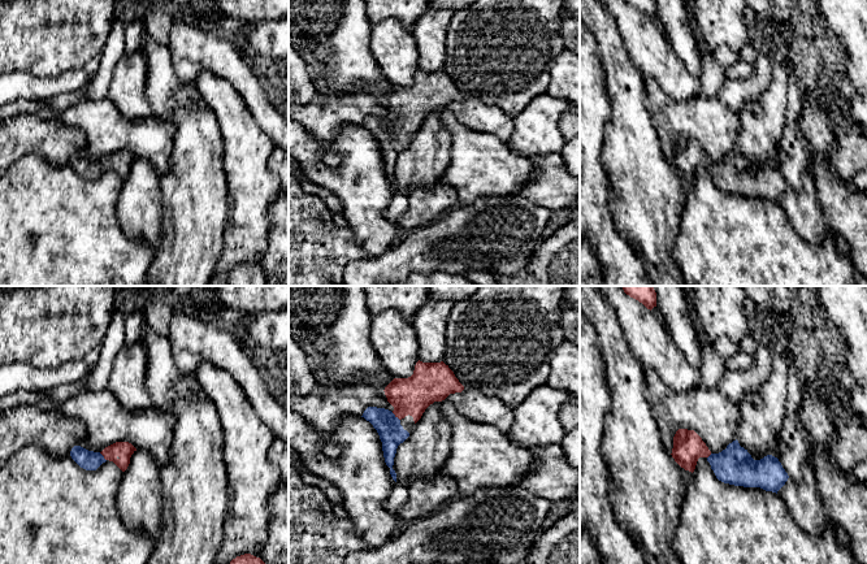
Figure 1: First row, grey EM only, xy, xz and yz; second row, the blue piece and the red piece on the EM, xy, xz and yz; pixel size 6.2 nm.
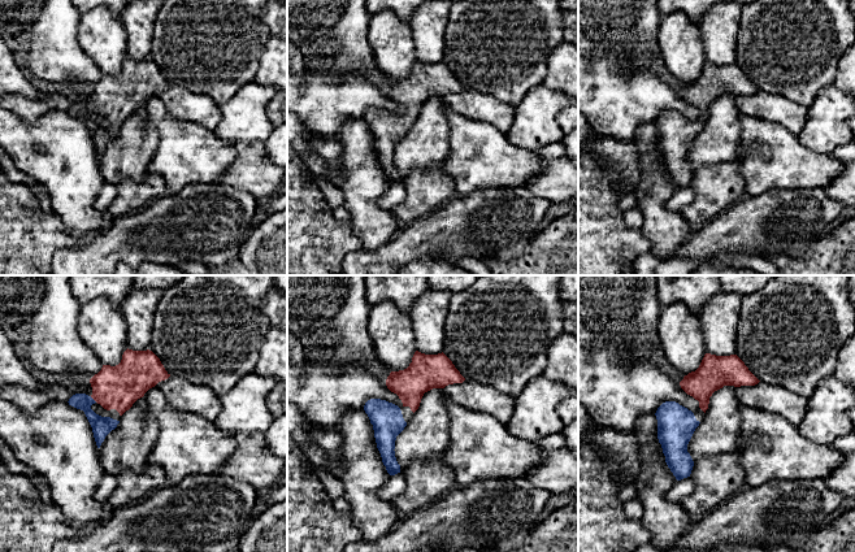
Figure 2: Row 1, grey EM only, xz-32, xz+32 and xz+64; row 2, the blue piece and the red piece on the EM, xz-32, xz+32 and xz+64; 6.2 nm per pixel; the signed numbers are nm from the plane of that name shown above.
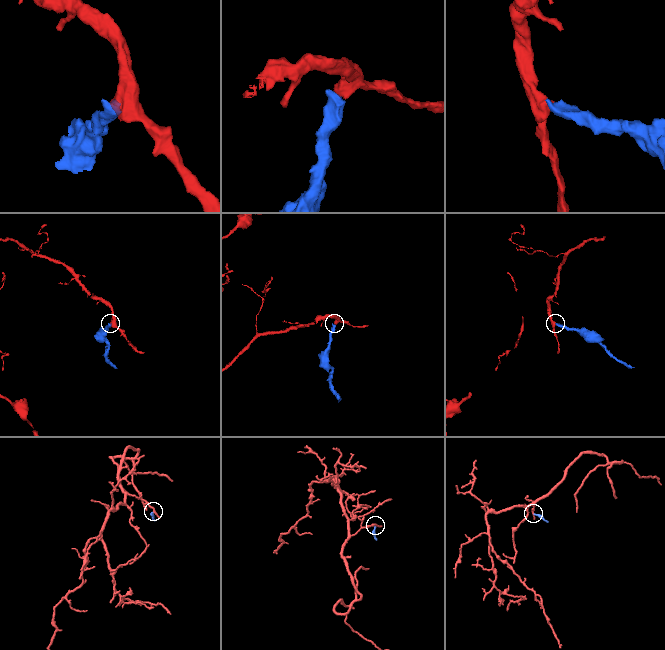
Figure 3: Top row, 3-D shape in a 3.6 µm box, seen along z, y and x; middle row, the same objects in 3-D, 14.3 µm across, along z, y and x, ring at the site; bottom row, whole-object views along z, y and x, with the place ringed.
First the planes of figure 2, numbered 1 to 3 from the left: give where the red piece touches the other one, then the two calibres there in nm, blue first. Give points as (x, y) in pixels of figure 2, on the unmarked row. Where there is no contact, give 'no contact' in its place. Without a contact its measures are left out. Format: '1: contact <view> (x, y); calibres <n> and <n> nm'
1: contact xz-32 (92, 108); calibres 120 and 280 nm
2: no contact
3: no contact

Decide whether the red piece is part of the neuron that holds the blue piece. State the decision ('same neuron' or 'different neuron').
same neuron

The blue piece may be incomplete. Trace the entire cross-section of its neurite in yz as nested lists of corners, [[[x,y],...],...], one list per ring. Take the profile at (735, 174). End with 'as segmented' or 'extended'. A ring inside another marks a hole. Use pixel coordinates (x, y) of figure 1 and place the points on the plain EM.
[[[688,138],[676,140],[671,164],[681,177],[692,182],[698,168],[706,166],[716,187],[734,195],[760,196],[777,203],[789,187],[779,168],[772,164],[754,169],[737,148],[721,161],[712,162],[702,147]]]; extended

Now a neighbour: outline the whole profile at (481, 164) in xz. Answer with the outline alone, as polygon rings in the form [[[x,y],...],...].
[[[447,108],[441,110],[441,121],[451,136],[451,160],[441,181],[456,190],[459,204],[468,205],[481,196],[520,194],[533,174],[530,159],[515,153],[490,133],[465,127]]]

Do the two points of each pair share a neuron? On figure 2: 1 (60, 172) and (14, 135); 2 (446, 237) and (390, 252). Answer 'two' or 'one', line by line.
1: one
2: one

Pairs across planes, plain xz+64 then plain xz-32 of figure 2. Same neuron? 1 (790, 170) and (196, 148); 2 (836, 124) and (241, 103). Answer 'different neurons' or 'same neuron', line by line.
1: same neuron
2: same neuron

